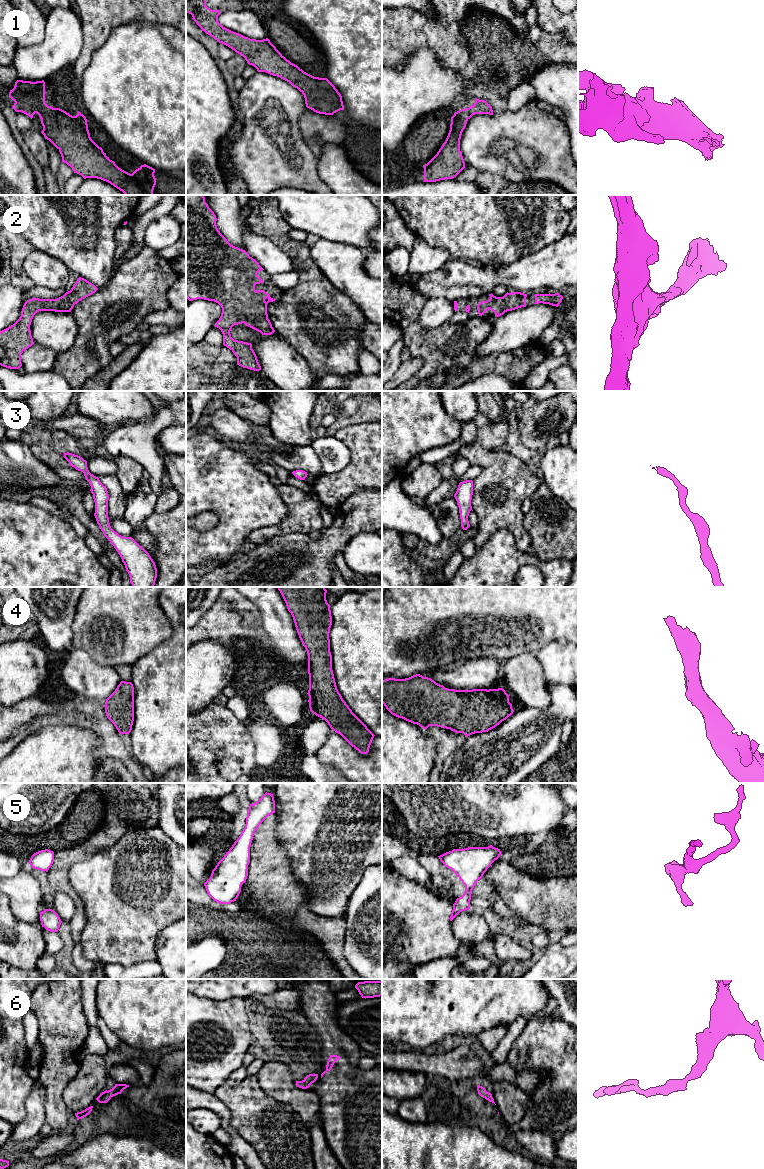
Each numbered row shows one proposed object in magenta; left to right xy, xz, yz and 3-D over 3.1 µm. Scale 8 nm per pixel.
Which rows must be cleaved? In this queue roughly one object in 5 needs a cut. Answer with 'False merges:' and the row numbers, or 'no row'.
False merges: no row

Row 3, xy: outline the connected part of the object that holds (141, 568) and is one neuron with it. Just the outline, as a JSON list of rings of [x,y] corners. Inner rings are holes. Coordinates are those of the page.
[[[69,452],[64,453],[63,457],[69,462],[70,466],[83,472],[85,479],[89,482],[90,491],[95,502],[94,516],[97,524],[120,555],[129,574],[132,587],[154,587],[157,568],[149,553],[132,537],[121,536],[110,526],[107,488],[100,482],[98,477],[89,472],[87,461],[82,457]]]

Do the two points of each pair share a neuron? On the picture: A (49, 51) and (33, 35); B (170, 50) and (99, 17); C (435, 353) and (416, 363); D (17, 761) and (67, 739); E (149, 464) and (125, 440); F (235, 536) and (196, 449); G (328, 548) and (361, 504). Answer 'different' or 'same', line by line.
A: different
B: different
C: different
D: same
E: same
F: same
G: same

